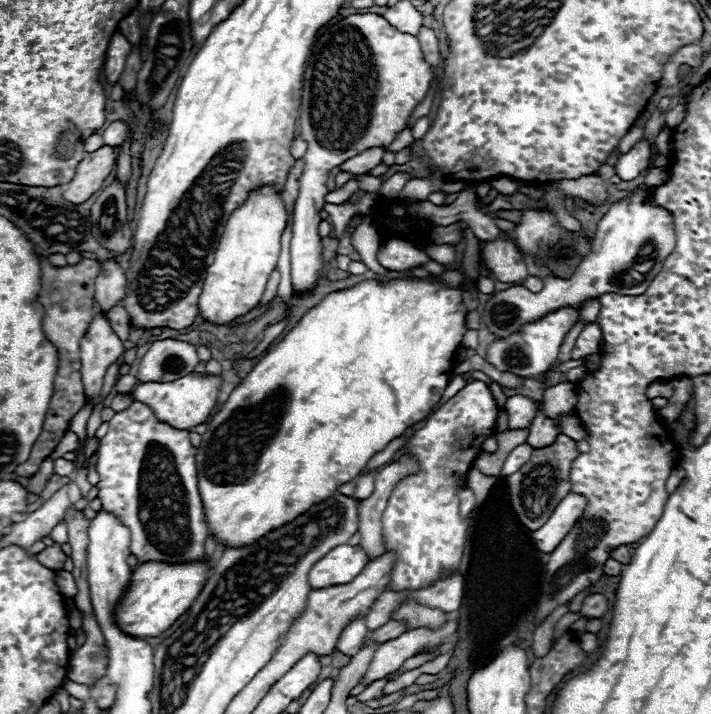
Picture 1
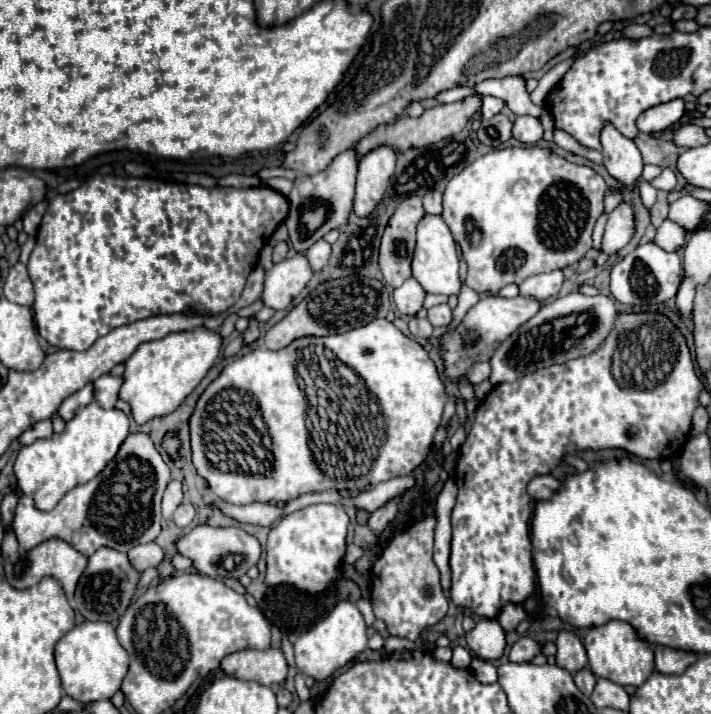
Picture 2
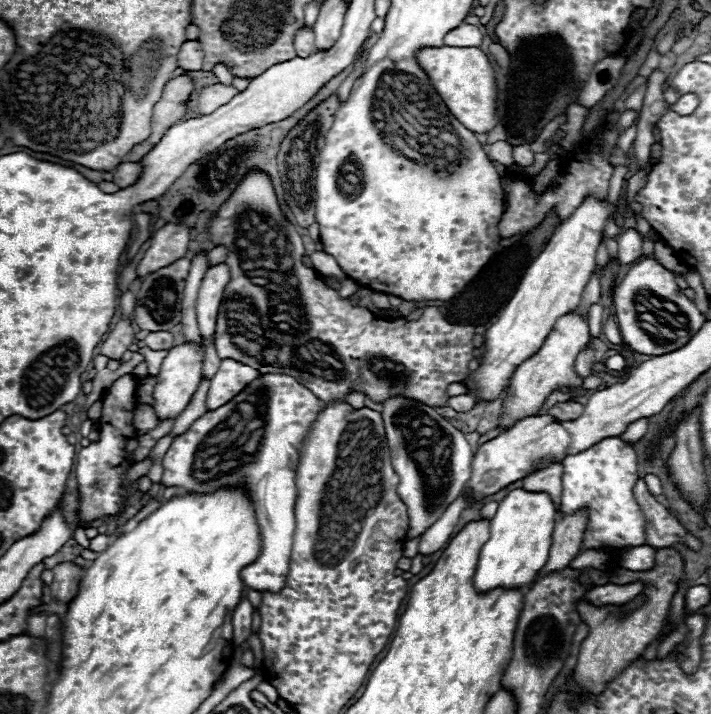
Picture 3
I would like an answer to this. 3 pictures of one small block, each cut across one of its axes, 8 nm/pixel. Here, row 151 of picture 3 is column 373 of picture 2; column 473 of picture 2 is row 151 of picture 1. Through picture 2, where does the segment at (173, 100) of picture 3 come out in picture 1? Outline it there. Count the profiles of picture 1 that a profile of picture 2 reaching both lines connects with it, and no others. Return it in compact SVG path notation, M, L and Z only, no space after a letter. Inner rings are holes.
M102 146L100 150L88 154L76 168L76 176L66 184L64 198L82 204L94 192L104 186L104 180L110 176L116 164L116 150L112 146Z

